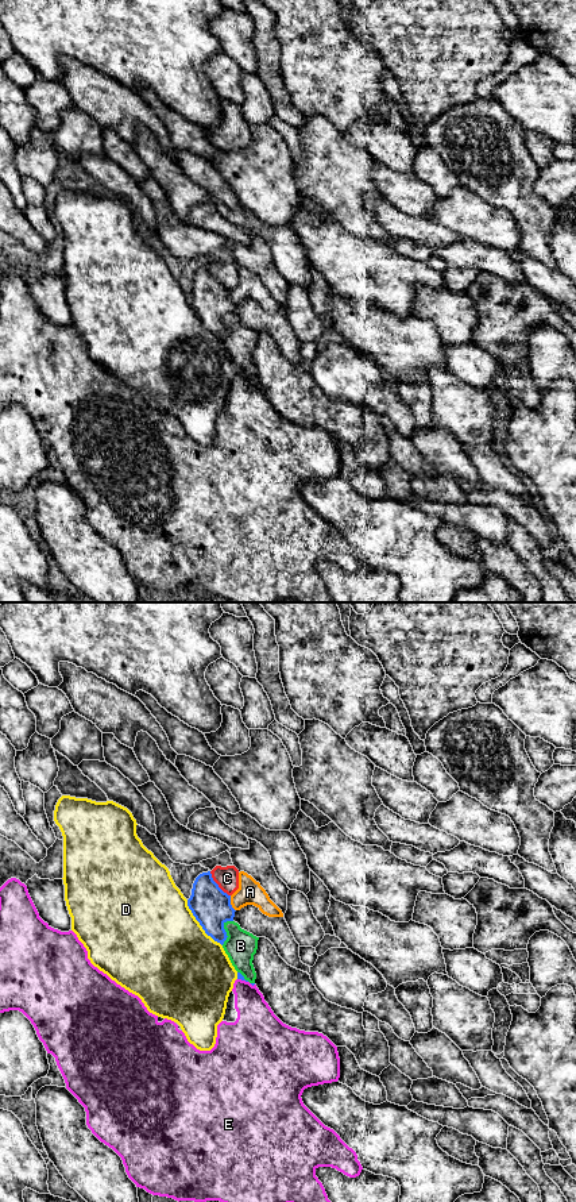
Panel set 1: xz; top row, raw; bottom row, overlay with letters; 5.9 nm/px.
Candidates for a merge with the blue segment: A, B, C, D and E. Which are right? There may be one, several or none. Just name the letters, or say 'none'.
none

